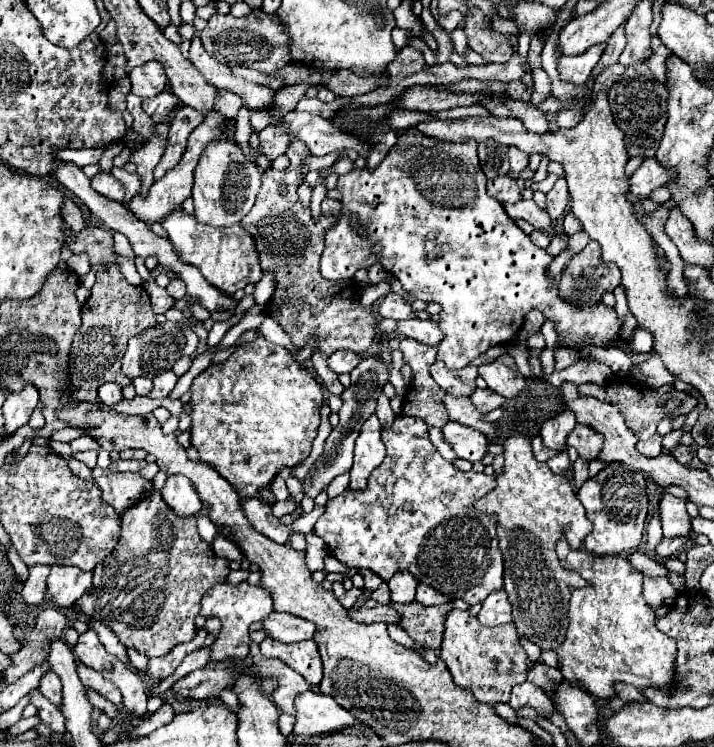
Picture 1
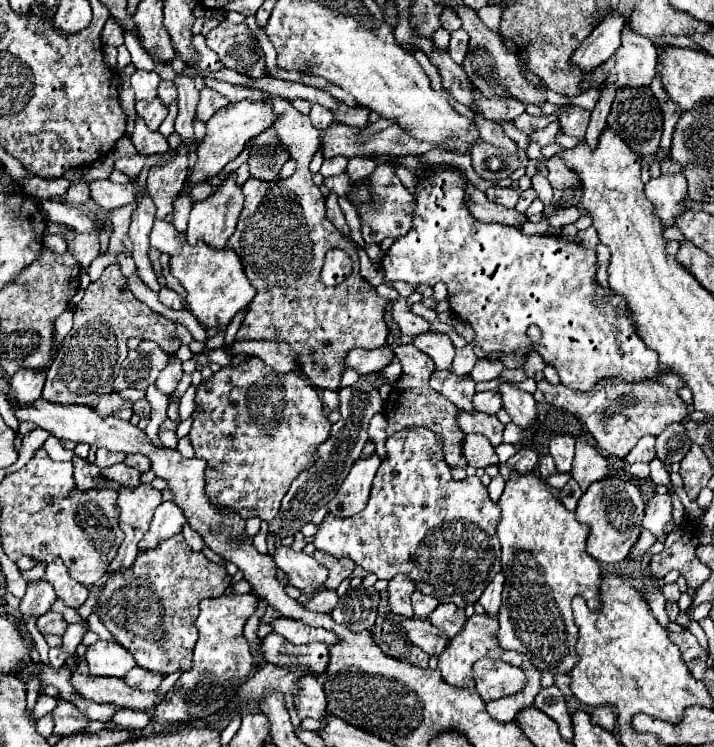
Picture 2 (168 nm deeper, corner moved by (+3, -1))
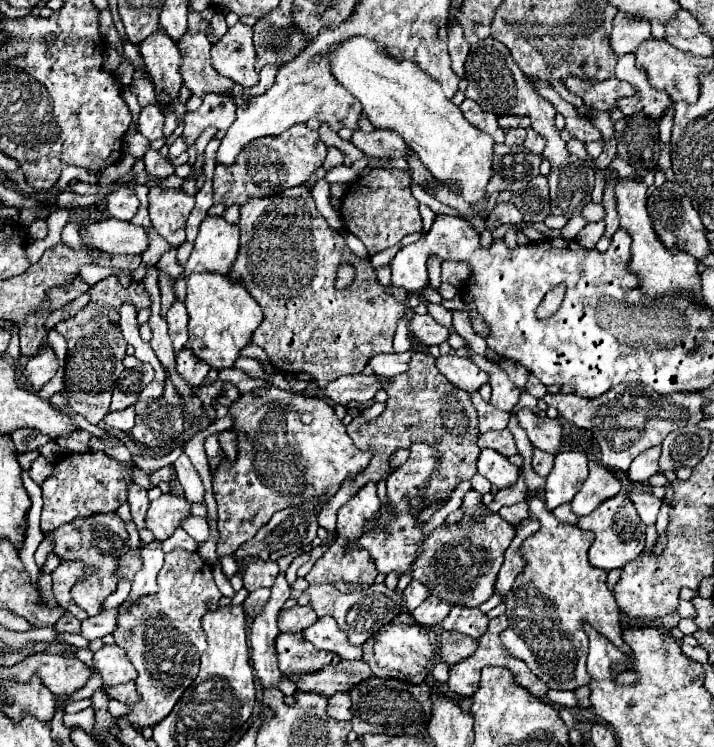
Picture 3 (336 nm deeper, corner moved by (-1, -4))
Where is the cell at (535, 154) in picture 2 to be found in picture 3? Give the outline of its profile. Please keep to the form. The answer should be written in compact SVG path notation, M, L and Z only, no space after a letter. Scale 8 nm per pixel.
M528 128L526 132L526 139L523 145L526 148L527 152L532 152L533 154L541 155L545 146L544 138L542 138L540 134L536 134L536 132L532 130L532 128Z

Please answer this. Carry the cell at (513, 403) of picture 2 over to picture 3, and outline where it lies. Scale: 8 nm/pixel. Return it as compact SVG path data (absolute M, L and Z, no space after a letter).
M524 408L518 412L520 426L526 430L528 440L550 454L558 454L562 444L564 444L564 432L562 432L562 422L552 420L552 418L538 418L532 410Z

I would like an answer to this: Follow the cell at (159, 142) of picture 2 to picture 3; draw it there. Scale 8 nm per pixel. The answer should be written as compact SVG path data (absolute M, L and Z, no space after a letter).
M148 150L146 152L146 156L144 156L144 166L146 166L146 172L150 174L150 176L154 176L154 178L168 178L168 176L172 176L174 174L174 166L166 160L166 158L162 158L156 150Z

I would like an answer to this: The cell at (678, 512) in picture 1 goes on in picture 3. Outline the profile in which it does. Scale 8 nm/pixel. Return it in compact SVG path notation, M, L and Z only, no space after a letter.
M626 492L626 496L632 500L638 516L640 516L640 520L644 524L654 524L656 522L656 516L658 516L658 510L662 506L662 500L658 500L652 494L636 494L636 492Z

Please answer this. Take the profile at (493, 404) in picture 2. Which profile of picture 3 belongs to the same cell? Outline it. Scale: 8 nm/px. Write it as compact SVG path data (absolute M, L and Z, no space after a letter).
M466 347L466 350L470 359L490 374L490 386L492 386L492 400L490 400L490 404L500 408L500 410L504 410L504 412L510 412L516 406L516 402L518 402L518 398L522 394L522 388L518 388L506 376L506 372L498 364L486 360L484 356L478 356L470 347Z

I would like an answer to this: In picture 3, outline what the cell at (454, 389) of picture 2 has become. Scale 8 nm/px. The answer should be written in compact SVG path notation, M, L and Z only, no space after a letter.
M476 392L470 394L470 396L472 396L474 408L478 410L478 420L480 420L478 428L480 428L482 434L488 432L488 430L504 430L504 428L506 428L508 418L510 418L508 412L502 412L502 410L498 410L498 408L492 408L492 404L486 404L486 402L482 400L482 396L476 394Z

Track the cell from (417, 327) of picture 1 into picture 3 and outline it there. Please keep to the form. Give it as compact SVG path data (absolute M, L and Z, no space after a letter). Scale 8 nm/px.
M454 354L450 356L440 356L436 360L438 370L458 388L466 392L478 392L484 384L490 382L490 374L482 372L472 360L458 358Z

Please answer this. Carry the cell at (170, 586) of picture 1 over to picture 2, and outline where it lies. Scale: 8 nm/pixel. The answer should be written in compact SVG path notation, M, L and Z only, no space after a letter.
M182 533L170 537L168 541L160 541L156 549L148 549L138 553L132 569L122 569L120 573L108 573L108 581L102 587L96 603L96 613L102 623L112 631L120 645L124 645L136 659L136 663L148 671L168 675L178 669L188 671L192 665L192 649L198 641L198 629L194 625L194 617L198 615L198 603L208 597L220 597L232 577L228 575L224 565L216 565L204 557L204 553L196 553L188 547Z

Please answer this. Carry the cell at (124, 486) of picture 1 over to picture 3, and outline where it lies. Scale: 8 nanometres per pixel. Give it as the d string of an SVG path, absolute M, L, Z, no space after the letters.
M162 494L158 500L150 502L146 528L154 532L156 540L166 540L180 528L180 522L190 516L190 502L176 498L172 494Z

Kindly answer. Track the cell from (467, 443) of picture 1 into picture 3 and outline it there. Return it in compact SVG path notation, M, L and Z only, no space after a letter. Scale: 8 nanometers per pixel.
M482 450L478 458L478 474L488 478L498 490L512 488L518 480L518 468L494 450Z

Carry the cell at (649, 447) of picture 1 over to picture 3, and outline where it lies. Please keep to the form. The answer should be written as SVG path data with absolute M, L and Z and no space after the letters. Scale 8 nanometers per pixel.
M654 446L644 454L640 454L630 466L630 472L628 472L630 480L646 482L652 474L658 472L658 460L660 460L660 446Z

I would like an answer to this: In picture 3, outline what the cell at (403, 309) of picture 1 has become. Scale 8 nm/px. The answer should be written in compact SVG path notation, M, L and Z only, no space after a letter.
M424 314L424 316L414 316L410 320L410 332L416 340L420 340L422 344L426 346L432 346L432 344L442 344L448 340L448 336L452 334L450 328L438 324L430 314Z

